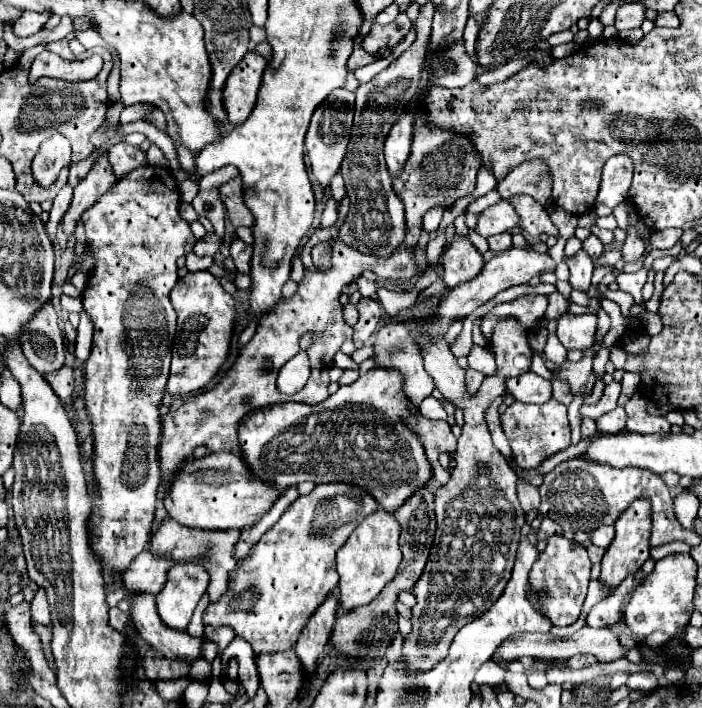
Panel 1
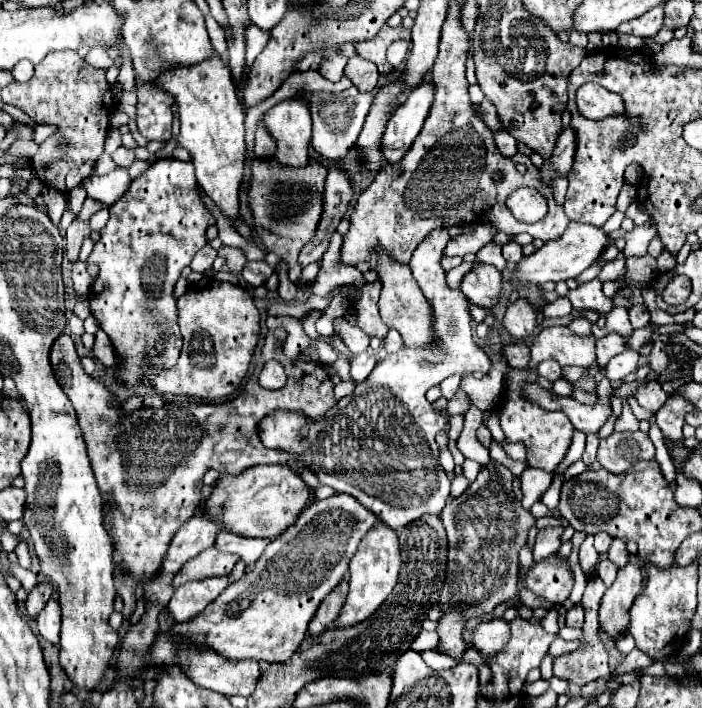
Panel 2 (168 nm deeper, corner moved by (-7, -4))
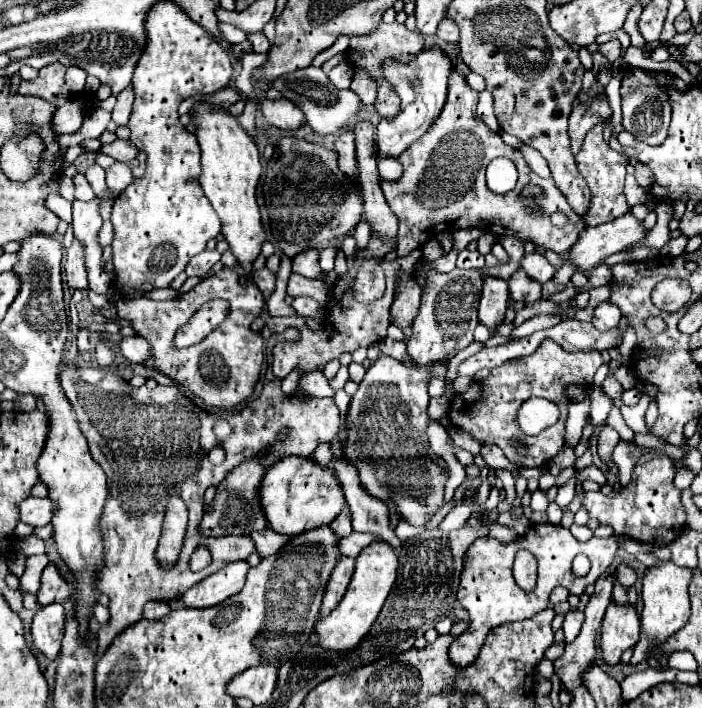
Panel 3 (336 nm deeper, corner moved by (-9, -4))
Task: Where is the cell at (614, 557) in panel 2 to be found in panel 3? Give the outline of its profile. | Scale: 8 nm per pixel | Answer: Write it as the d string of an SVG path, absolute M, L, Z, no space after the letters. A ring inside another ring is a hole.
M624 563L618 565L618 581L620 581L620 585L624 585L626 589L628 589L628 587L634 587L636 579L638 579L638 573L636 573L634 569L626 567Z

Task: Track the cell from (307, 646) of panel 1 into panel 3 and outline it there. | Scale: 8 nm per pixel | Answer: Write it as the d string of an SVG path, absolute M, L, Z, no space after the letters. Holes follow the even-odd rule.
M340 557L336 567L332 569L332 575L330 575L330 581L326 585L326 593L324 593L324 599L322 599L322 609L320 609L320 615L328 615L344 597L346 593L346 587L352 579L352 573L354 573L354 559L352 557Z

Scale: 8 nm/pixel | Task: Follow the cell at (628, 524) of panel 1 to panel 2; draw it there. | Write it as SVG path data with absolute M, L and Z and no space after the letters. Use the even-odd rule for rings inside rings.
M630 555L630 561L618 569L614 583L606 589L600 605L600 627L608 635L616 637L628 629L628 611L642 593L642 565L638 555Z

